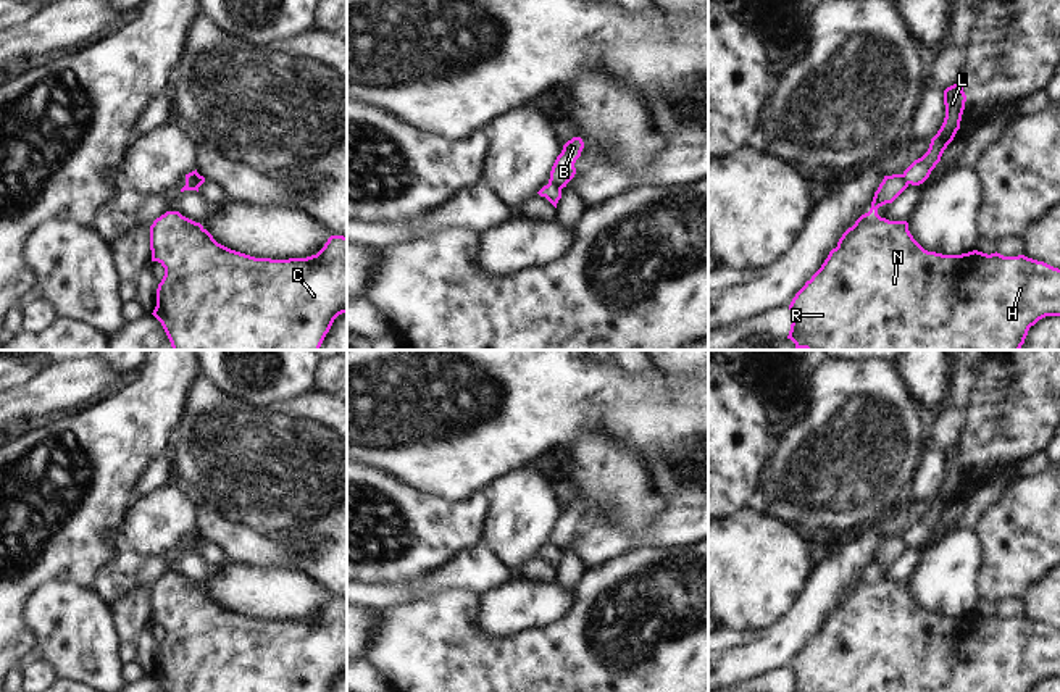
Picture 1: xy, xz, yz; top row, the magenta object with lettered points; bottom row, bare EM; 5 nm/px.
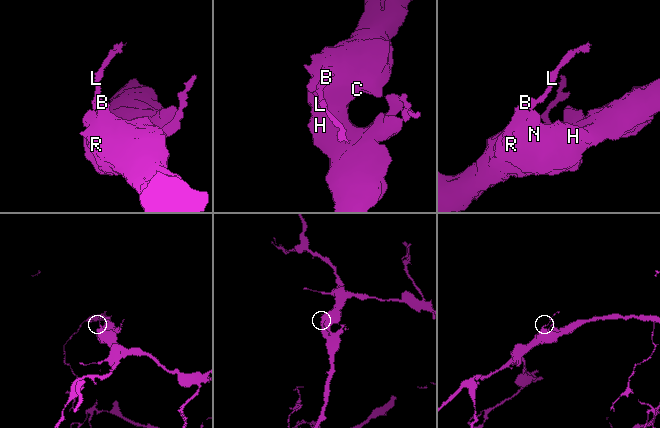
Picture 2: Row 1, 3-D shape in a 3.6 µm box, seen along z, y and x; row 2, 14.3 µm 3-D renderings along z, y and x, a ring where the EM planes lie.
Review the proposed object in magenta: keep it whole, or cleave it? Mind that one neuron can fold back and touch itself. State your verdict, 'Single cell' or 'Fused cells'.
Fused cells

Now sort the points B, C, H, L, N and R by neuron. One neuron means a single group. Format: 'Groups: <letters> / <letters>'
Groups: B C H N R / L

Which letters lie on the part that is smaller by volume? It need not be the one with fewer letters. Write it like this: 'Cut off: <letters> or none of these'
Cut off: L

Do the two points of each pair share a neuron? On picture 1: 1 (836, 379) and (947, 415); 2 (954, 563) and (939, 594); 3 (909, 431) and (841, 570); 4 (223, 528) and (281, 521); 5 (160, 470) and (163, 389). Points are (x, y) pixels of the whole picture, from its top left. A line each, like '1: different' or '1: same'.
1: different
2: same
3: different
4: different
5: different

